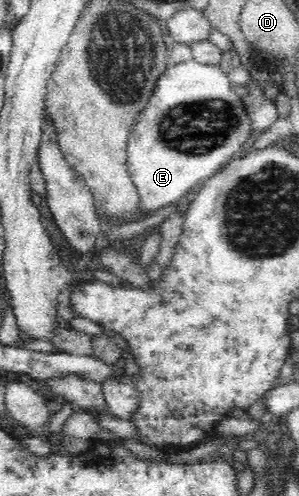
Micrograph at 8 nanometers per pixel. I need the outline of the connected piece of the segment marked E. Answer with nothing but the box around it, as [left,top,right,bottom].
[98,59,252,232]

